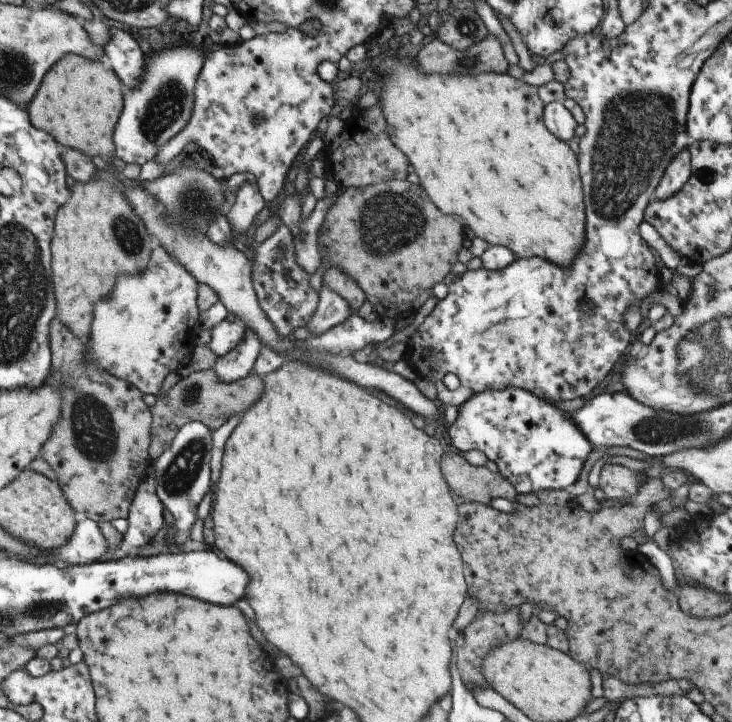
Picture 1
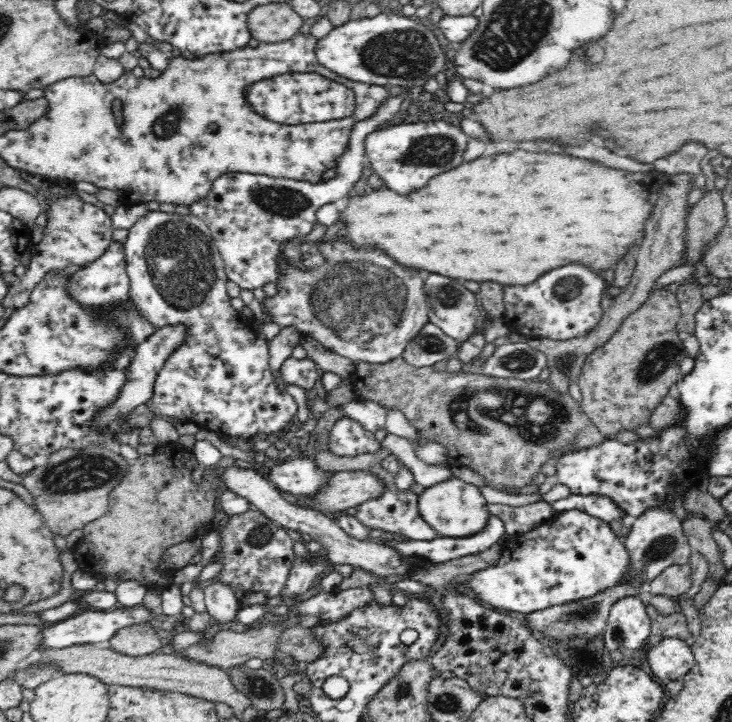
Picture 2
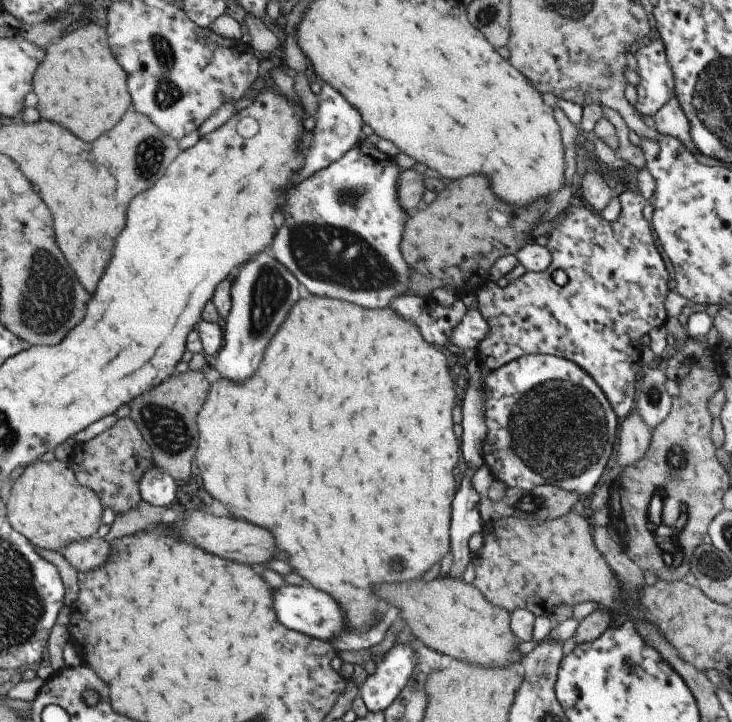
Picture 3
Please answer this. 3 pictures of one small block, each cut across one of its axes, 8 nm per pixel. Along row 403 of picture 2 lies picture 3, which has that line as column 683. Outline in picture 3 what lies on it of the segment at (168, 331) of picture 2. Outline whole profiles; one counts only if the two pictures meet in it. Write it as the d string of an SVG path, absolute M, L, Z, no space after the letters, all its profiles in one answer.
M674 96L651 118L655 123L653 129L657 133L675 138L689 153L696 154L697 150L690 140L688 121Z

